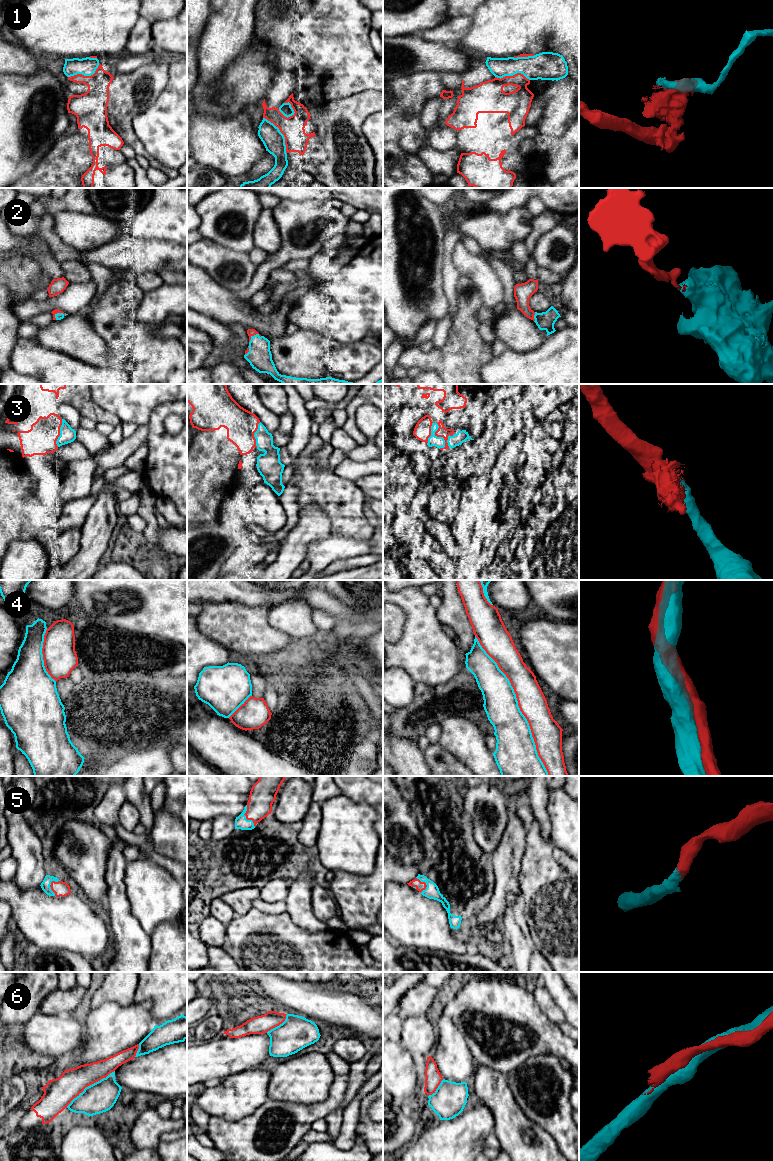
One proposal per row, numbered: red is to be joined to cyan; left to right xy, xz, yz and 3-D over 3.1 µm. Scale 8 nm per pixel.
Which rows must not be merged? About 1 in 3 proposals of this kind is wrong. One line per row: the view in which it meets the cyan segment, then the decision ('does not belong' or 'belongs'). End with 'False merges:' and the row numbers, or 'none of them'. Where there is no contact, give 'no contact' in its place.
1: xz | does not belong
2: xz | does not belong
3: yz | belongs
4: yz | belongs
5: xz | belongs
6: xy | belongs
False merges: 1, 2

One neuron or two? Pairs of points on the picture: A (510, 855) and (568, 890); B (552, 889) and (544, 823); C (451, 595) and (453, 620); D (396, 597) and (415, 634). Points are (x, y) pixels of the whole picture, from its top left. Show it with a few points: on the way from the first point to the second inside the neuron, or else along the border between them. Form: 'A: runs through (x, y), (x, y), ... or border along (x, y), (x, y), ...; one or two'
A: border along (525, 838), (525, 848), (521, 858), (518, 884); two
B: border along (535, 819), (540, 833), (548, 839); two
C: runs through (451, 601), (451, 612), (453, 614); one
D: runs through (406, 605), (415, 614), (415, 624); one

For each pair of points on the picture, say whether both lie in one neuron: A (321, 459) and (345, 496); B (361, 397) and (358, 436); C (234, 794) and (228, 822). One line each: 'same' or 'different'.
A: different
B: same
C: different

